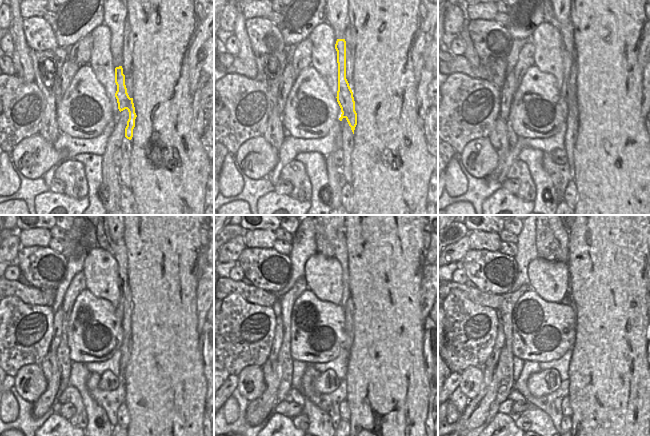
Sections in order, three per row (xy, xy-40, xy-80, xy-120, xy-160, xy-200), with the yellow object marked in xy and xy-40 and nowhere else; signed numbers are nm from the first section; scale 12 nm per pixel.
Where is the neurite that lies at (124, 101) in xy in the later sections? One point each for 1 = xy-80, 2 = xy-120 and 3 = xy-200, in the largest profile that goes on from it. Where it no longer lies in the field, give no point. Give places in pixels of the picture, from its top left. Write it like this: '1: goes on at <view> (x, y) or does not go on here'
1: goes on at xy-80 (566, 29)
2: goes on at xy-120 (117, 250)
3: goes on at xy-200 (562, 236)

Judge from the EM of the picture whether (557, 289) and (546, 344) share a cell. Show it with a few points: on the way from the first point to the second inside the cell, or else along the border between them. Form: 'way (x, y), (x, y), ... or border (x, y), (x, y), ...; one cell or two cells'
border (534, 290), (543, 299), (560, 303); two cells

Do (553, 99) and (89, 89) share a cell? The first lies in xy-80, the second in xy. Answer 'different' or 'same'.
same

